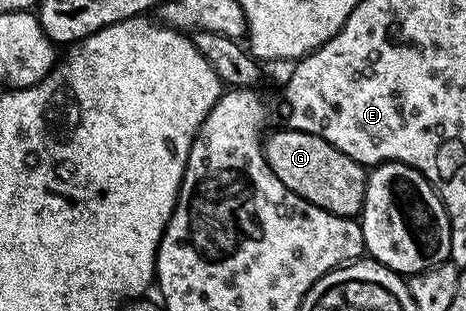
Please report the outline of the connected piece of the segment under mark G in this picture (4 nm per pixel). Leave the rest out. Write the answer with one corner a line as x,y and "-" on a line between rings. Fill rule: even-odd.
285,126
279,128
279,132
271,131
264,140
266,161
272,174
276,174
292,194
312,202
317,208
343,218
361,217
368,175
364,165
348,158
348,154
336,150
336,146
316,134
297,132

